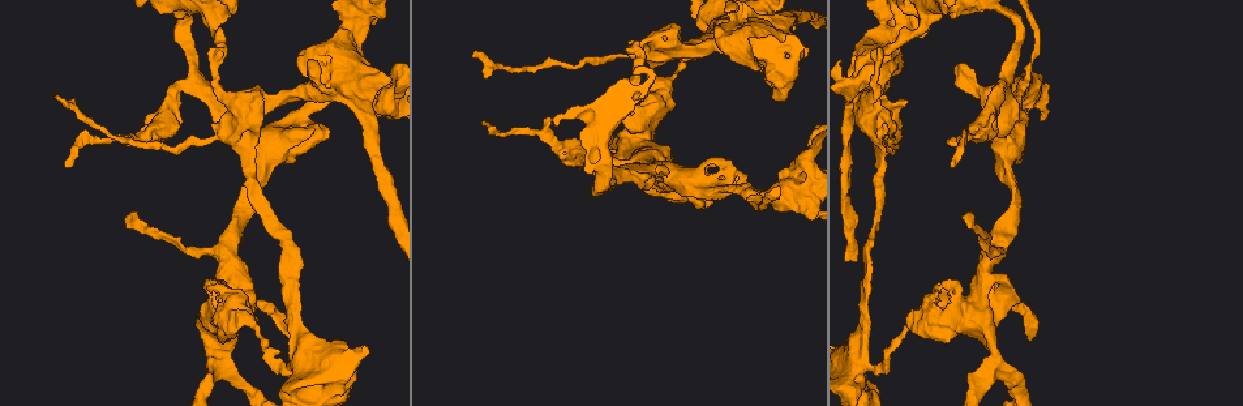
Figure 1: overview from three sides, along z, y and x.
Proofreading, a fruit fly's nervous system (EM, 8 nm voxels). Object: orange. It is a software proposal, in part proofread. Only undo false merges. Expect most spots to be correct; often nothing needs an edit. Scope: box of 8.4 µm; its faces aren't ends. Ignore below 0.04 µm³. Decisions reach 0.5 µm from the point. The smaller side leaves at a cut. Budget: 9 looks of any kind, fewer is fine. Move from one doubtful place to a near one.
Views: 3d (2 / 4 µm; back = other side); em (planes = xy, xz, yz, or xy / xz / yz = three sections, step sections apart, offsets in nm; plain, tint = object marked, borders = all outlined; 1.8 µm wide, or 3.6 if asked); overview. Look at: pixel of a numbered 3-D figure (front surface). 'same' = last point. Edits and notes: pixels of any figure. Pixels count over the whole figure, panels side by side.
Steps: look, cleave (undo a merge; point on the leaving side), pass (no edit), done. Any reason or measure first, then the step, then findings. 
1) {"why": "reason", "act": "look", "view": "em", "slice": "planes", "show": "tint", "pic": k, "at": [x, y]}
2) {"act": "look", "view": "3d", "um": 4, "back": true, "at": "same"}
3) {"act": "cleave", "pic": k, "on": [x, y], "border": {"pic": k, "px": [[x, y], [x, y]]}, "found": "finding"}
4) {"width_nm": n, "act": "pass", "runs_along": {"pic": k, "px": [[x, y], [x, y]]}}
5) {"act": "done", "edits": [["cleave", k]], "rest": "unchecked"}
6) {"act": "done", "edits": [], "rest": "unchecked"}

{"why": "four-way junction", "act": "look", "view": "3d", "um": 4, "pic": 1, "at": [658, 52]}

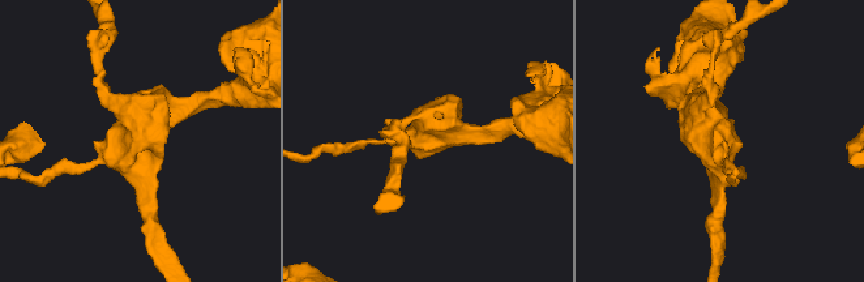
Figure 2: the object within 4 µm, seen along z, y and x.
{"act": "look", "view": "em", "slice": "planes", "show": "borders", "pic": 2, "at": [137, 132]}

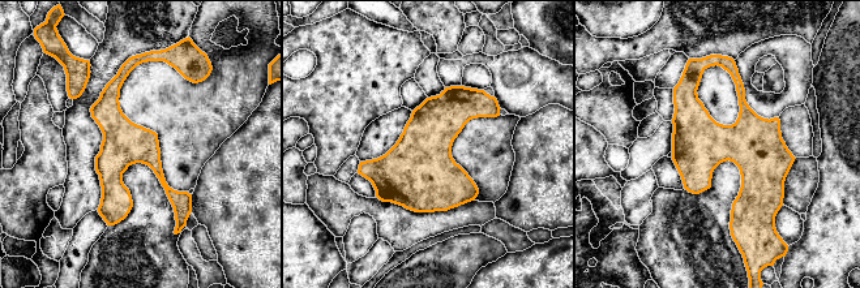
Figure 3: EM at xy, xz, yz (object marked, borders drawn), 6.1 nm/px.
{"act": "pass", "runs_along": {"pic": 3, "px": [[697, 72], [691, 110], [749, 167], [735, 223]]}, "found": "continuous, no second cell"}

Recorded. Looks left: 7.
{"why": "sudden change in width", "act": "look", "view": "em", "slice": "planes", "show": "tint", "pic": 1, "at": [773, 69]}

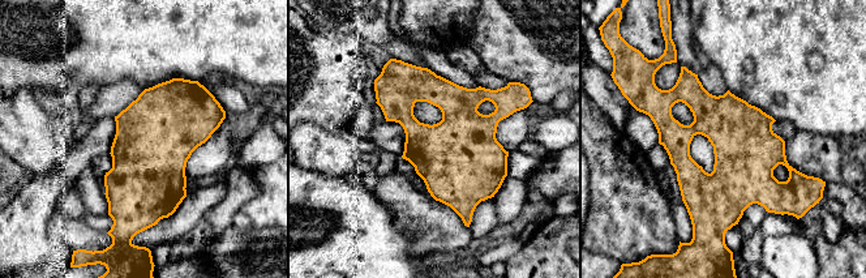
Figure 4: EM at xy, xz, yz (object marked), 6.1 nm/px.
{"width_nm": 400, "act": "pass", "found": "one cell here"}

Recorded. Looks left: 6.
{"why": "abrupt turn", "act": "look", "view": "3d", "um": 4, "pic": 1, "at": [377, 93]}

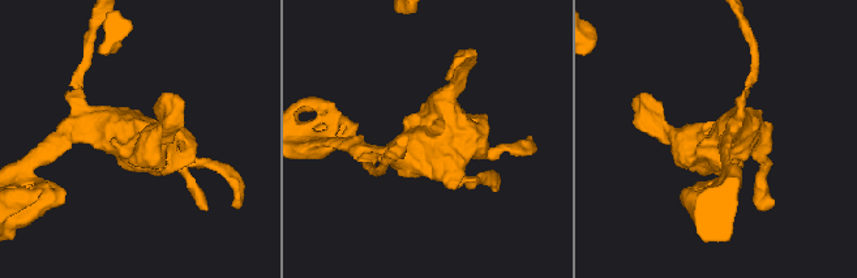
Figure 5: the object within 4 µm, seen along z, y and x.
{"act": "look", "view": "em", "slice": "planes", "show": "tint", "pic": 5, "at": [137, 134]}

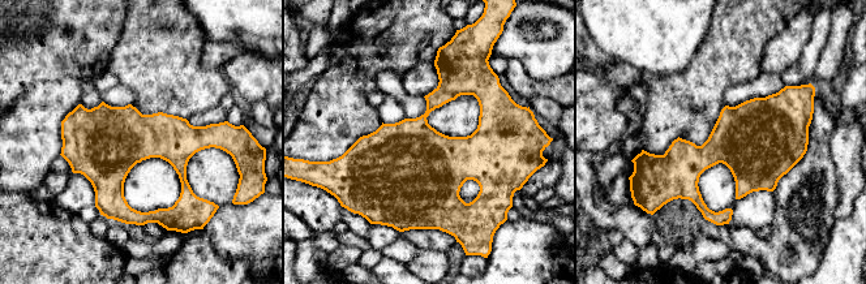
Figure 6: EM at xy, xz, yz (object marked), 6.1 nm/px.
{"width_nm": 420, "act": "pass", "found": "all the same cell"}

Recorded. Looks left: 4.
{"why": "three-way junction", "act": "look", "view": "em", "slice": "planes", "show": "plain", "pic": 1, "at": [220, 315]}

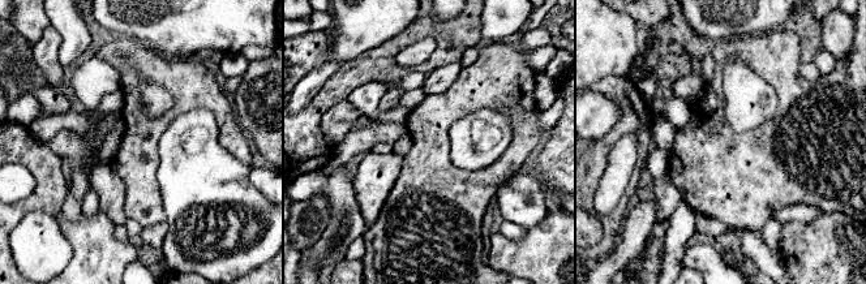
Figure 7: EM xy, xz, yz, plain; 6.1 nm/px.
{"why": "where the object lies", "act": "look", "view": "em", "slice": "planes", "show": "tint", "at": "same"}

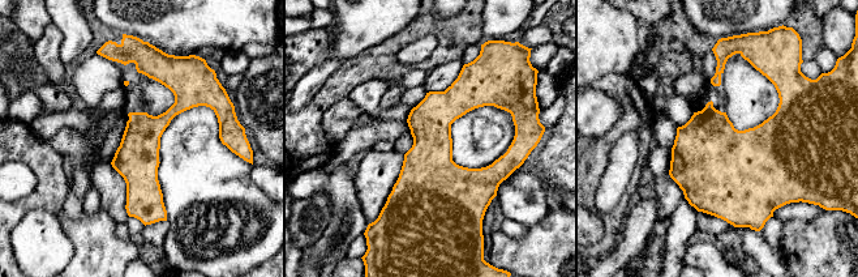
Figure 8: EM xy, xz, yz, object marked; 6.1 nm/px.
{"act": "pass", "found": "continuous, no second cell"}

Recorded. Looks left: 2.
{"act": "done", "edits": [], "rest": "unchecked"}

